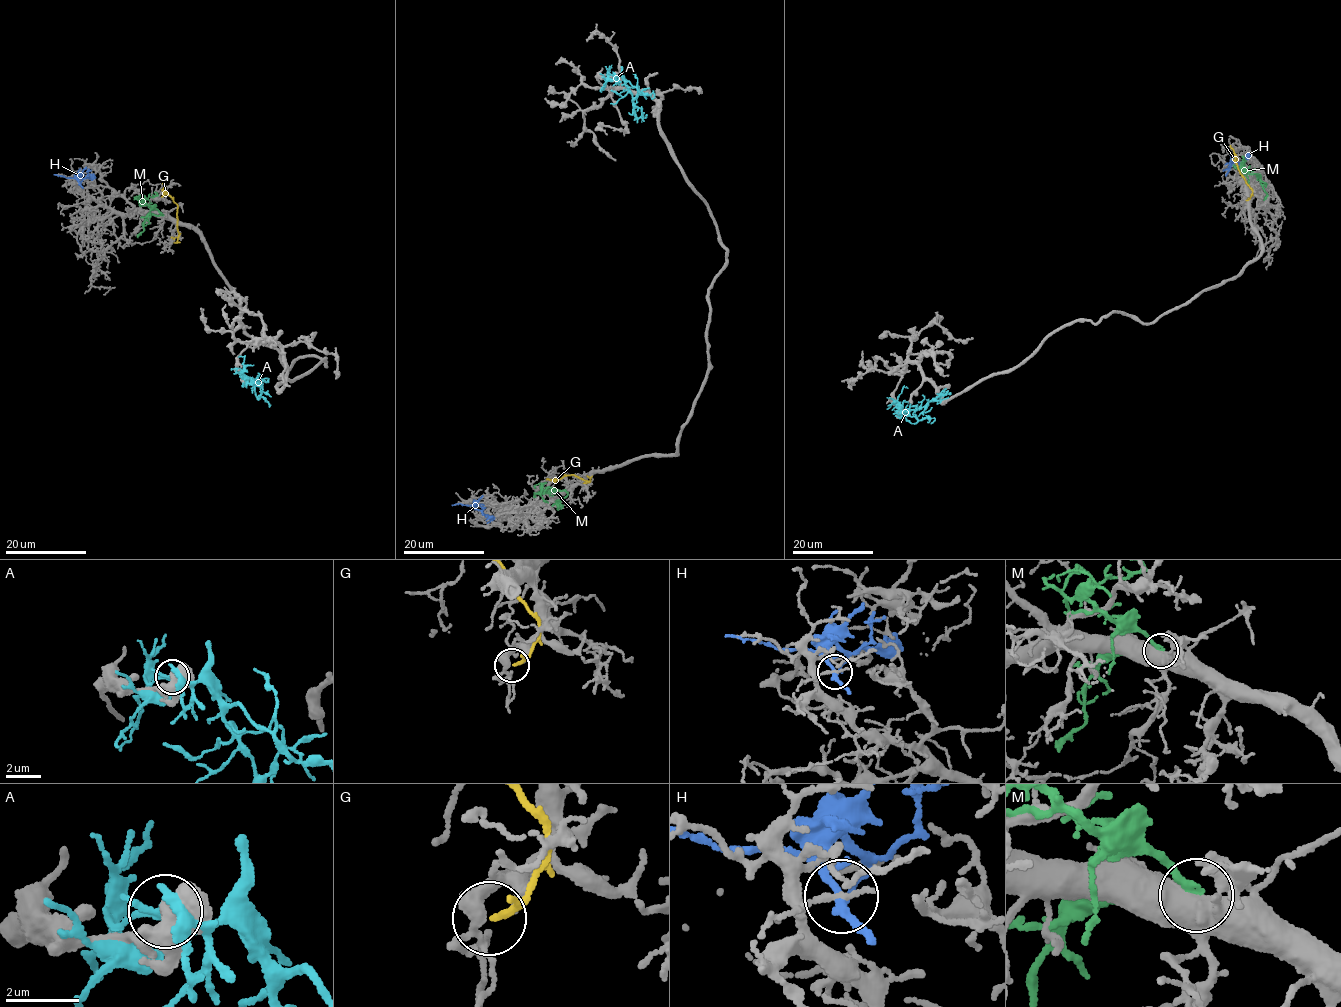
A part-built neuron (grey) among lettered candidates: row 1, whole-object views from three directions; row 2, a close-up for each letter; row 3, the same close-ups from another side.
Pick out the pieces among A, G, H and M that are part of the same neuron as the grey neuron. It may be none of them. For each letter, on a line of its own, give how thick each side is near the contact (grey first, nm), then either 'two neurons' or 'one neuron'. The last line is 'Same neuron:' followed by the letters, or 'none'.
A: calibres 480 and 280 nm; two neurons
G: calibres 300 and 150 nm; two neurons
H: calibres 200 and 170 nm; two neurons
M: calibres 500 and 240 nm; two neurons
Same neuron: none

